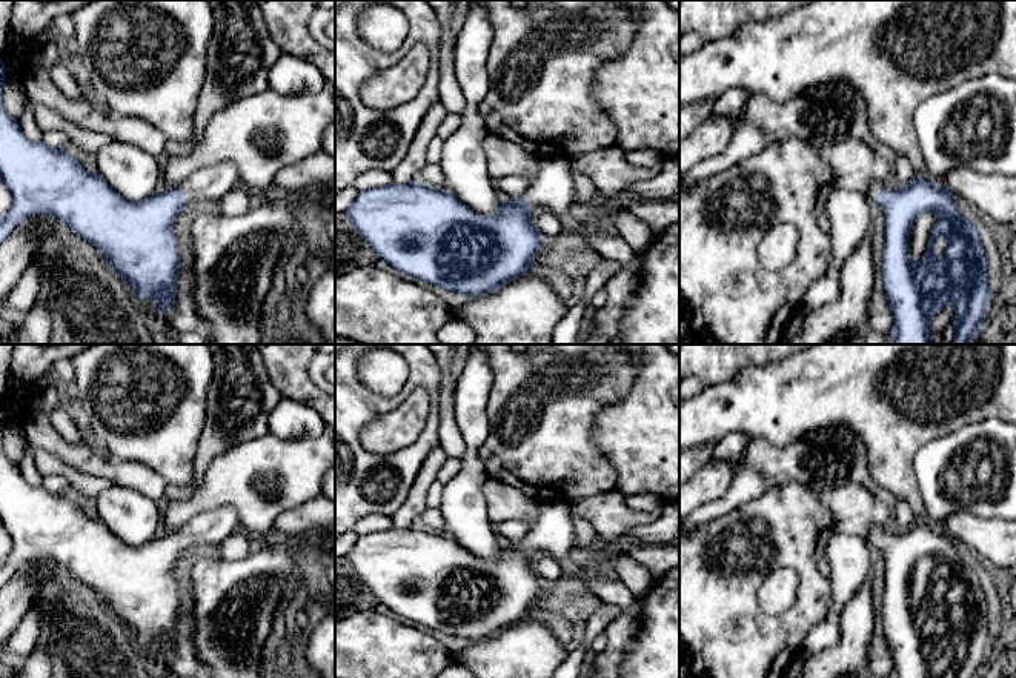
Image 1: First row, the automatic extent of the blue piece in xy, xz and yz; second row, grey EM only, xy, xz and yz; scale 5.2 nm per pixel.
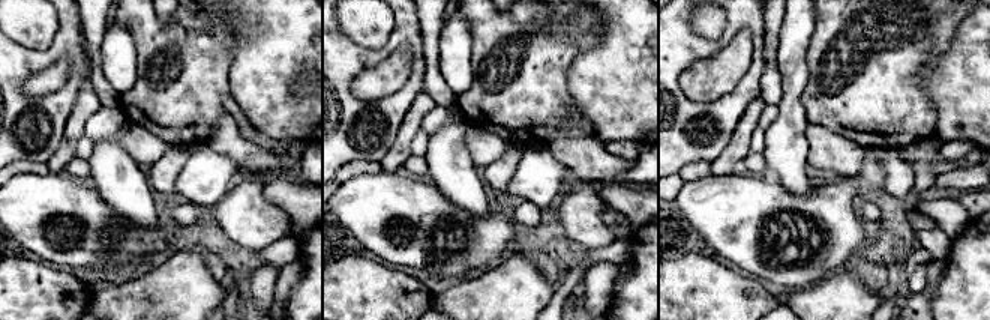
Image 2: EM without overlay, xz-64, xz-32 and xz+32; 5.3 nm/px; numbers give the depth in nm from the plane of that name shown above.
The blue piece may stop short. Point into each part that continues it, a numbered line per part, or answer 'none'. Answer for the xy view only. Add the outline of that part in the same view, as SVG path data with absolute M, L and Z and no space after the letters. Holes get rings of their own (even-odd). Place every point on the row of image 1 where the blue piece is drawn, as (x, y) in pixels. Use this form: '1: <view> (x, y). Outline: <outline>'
1: xy (212, 182). Outline: M220 161L192 172L180 189L189 200L206 201L221 198L237 186L240 186L240 177L234 163Z

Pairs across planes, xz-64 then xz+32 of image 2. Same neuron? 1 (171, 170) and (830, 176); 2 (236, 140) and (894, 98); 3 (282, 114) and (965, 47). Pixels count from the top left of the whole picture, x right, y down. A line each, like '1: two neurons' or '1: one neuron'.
1: one neuron
2: two neurons
3: one neuron

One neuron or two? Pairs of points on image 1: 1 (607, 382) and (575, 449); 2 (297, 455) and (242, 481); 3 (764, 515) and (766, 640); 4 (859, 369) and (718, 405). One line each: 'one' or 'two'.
1: one
2: one
3: one
4: one

